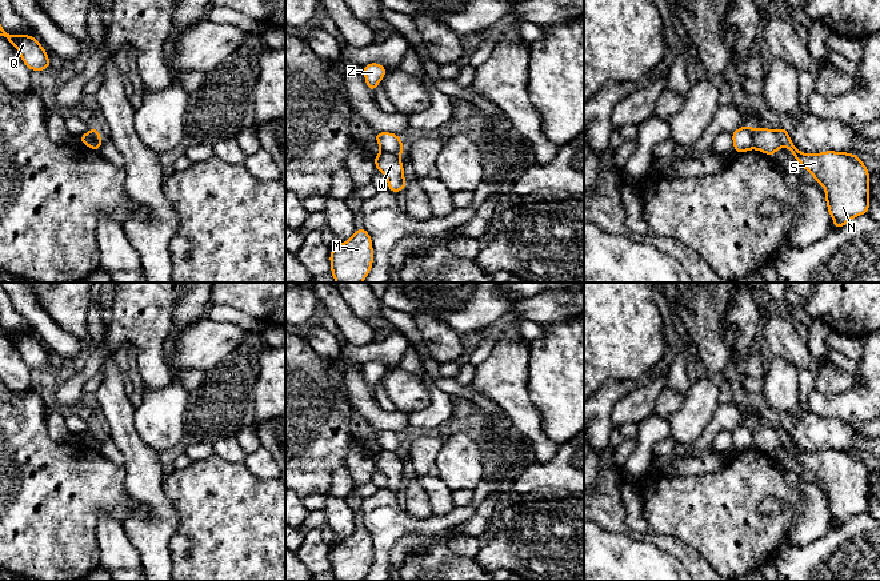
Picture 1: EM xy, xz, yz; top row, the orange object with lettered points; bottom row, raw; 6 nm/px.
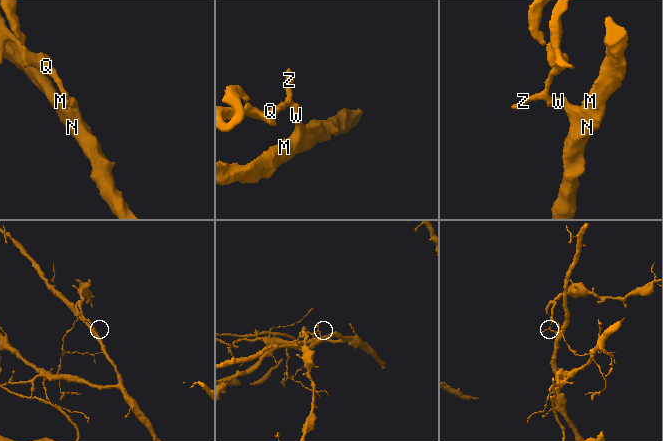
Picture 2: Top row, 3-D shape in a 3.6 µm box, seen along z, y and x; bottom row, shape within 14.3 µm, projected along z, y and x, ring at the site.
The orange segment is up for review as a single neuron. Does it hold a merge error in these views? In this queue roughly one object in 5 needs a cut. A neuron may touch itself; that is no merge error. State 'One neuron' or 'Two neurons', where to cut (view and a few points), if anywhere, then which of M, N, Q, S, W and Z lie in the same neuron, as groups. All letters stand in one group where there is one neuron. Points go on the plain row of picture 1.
Two neurons. Split along yz (752, 428), (752, 444), (755, 447). Groups: M N S W / Q Z

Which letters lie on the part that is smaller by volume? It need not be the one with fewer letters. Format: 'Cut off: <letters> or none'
Cut off: Q, Z

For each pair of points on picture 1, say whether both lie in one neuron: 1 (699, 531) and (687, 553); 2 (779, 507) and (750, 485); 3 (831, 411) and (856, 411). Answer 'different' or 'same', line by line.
1: different
2: different
3: same

